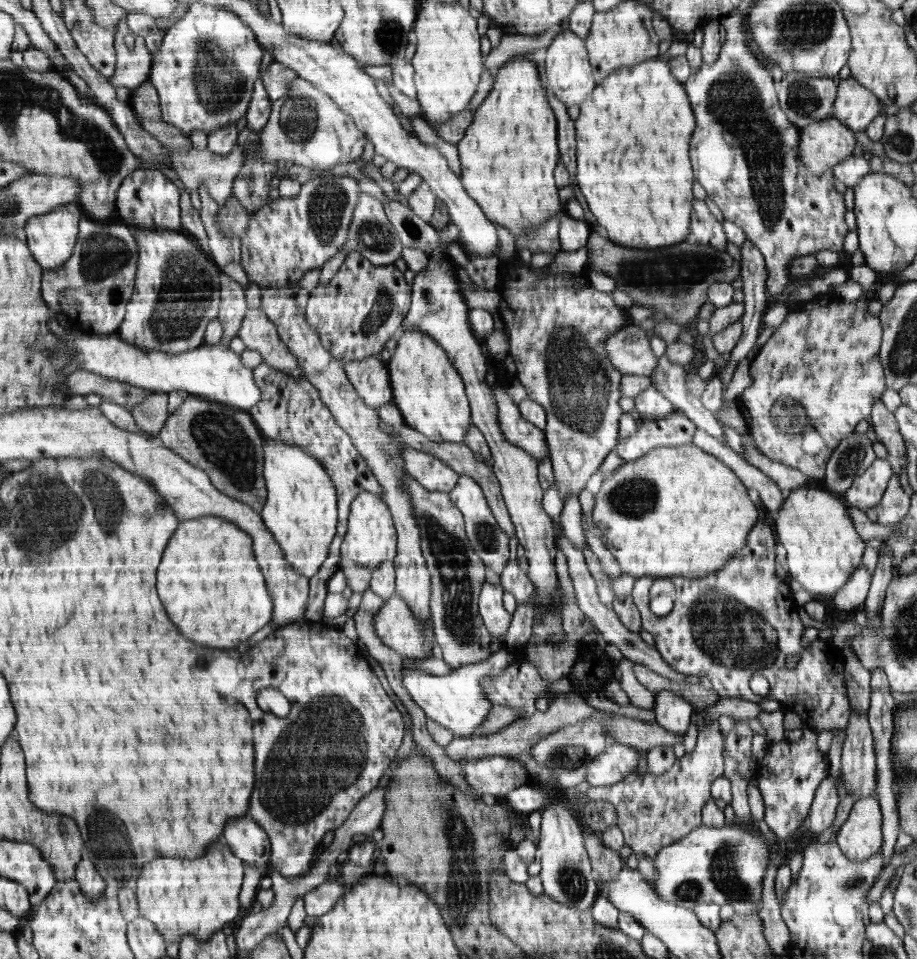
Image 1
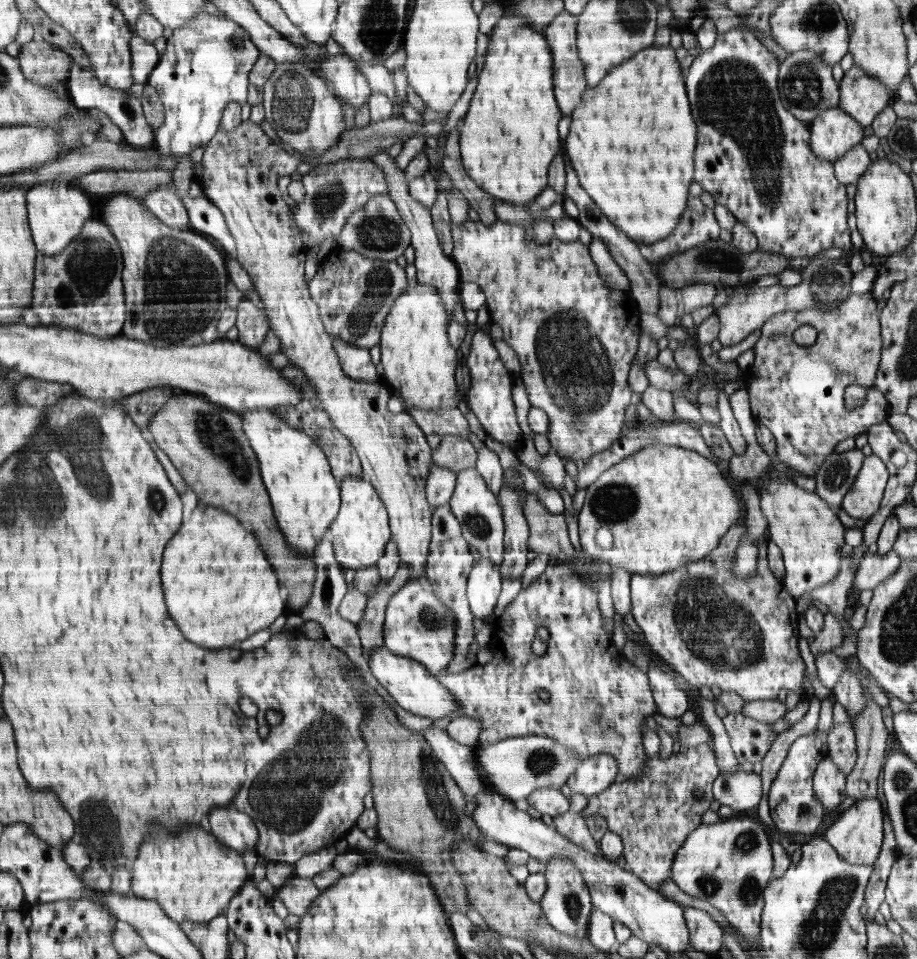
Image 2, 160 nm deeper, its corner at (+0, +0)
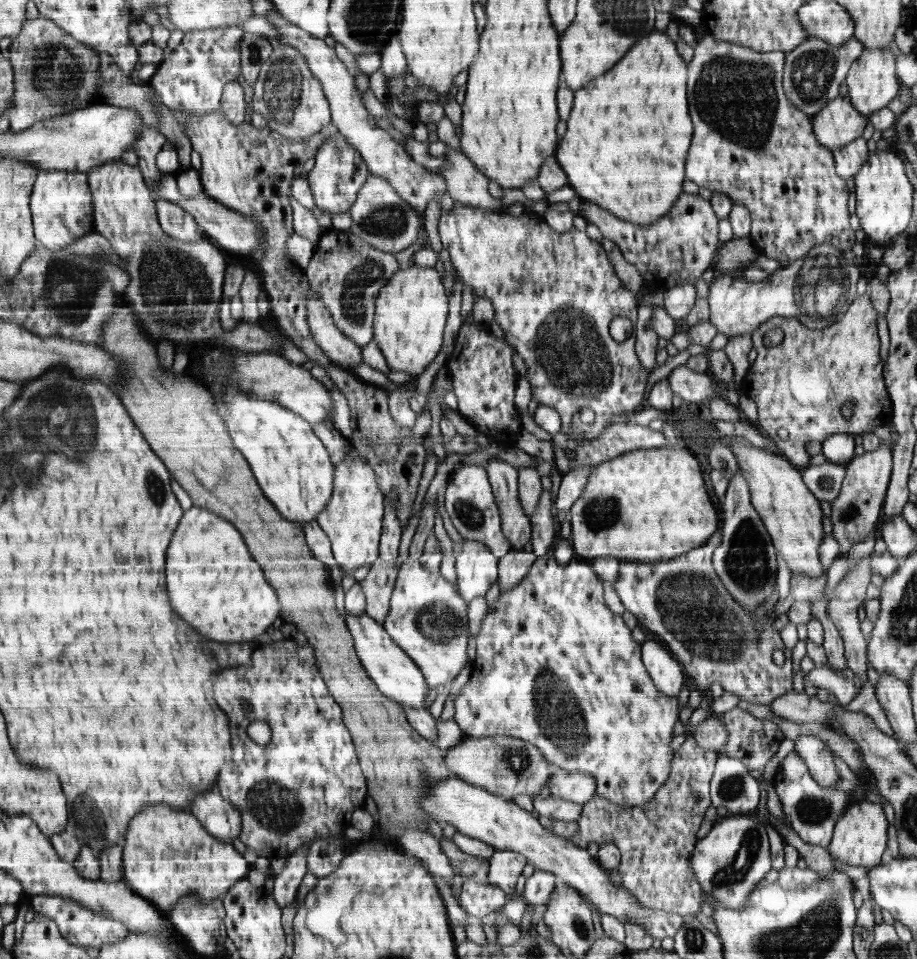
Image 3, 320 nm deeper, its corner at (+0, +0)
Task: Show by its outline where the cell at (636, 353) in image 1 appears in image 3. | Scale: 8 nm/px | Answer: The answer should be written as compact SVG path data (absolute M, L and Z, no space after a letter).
M686 365L674 368L667 379L673 394L680 396L685 406L693 407L715 396L715 380L712 375L694 372Z

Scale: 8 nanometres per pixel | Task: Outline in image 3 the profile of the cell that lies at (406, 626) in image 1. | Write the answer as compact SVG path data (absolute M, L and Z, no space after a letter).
M406 558L395 580L384 627L398 648L404 650L425 674L430 689L446 686L466 667L470 632L463 596L458 591L452 583L448 590L448 580L444 580L440 572L427 569L418 558Z

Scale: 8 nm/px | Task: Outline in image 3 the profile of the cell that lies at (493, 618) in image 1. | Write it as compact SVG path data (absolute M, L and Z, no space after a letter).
M465 539L455 557L457 584L467 601L484 597L486 591L499 578L499 557L483 543Z

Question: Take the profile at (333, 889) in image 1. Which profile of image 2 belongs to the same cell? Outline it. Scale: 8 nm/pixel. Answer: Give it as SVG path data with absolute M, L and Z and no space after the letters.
M294 874L276 892L288 913L298 917L305 917L309 906L320 893L311 879L300 878Z

